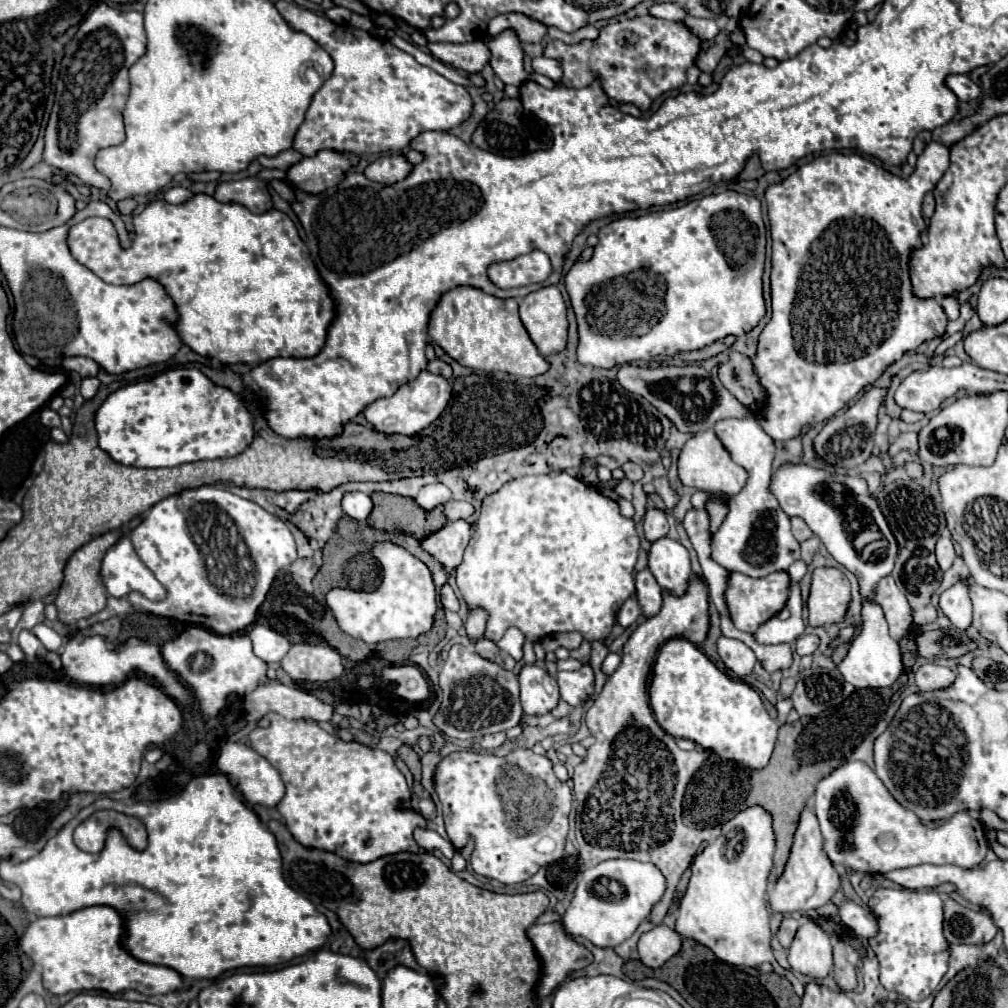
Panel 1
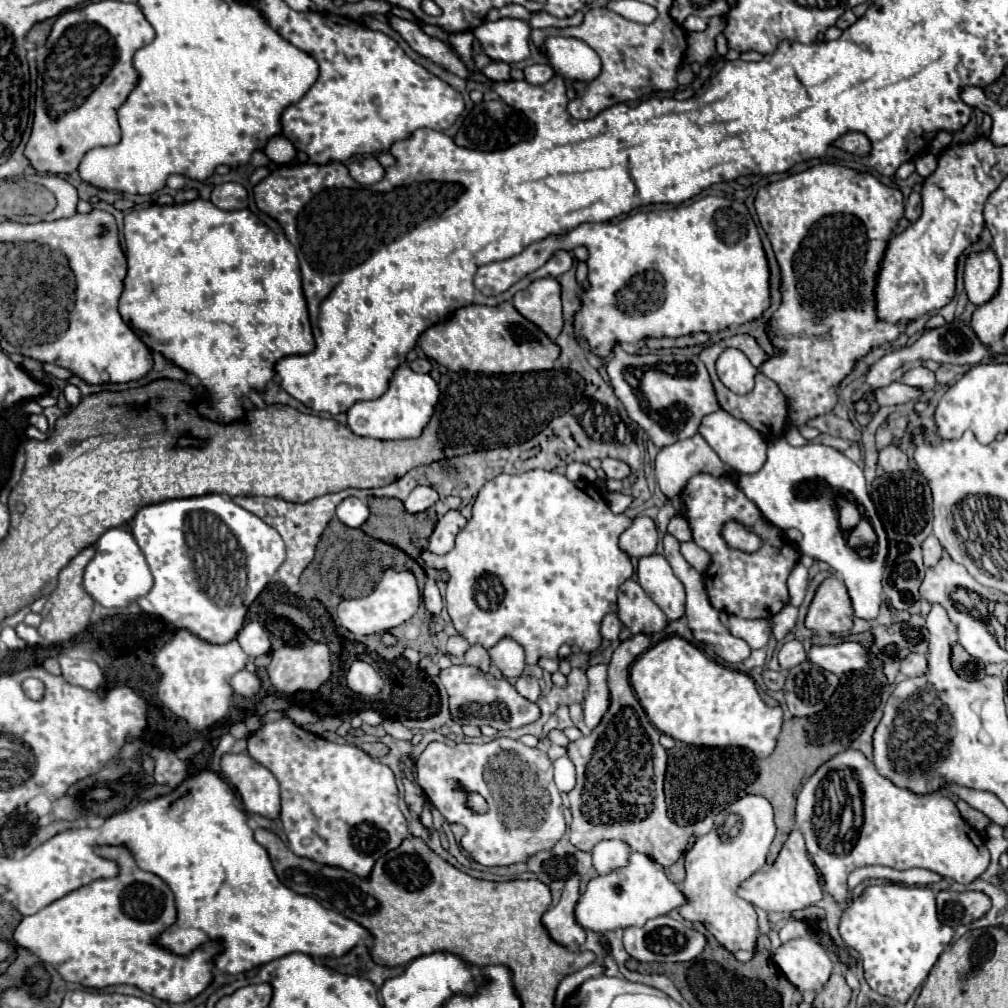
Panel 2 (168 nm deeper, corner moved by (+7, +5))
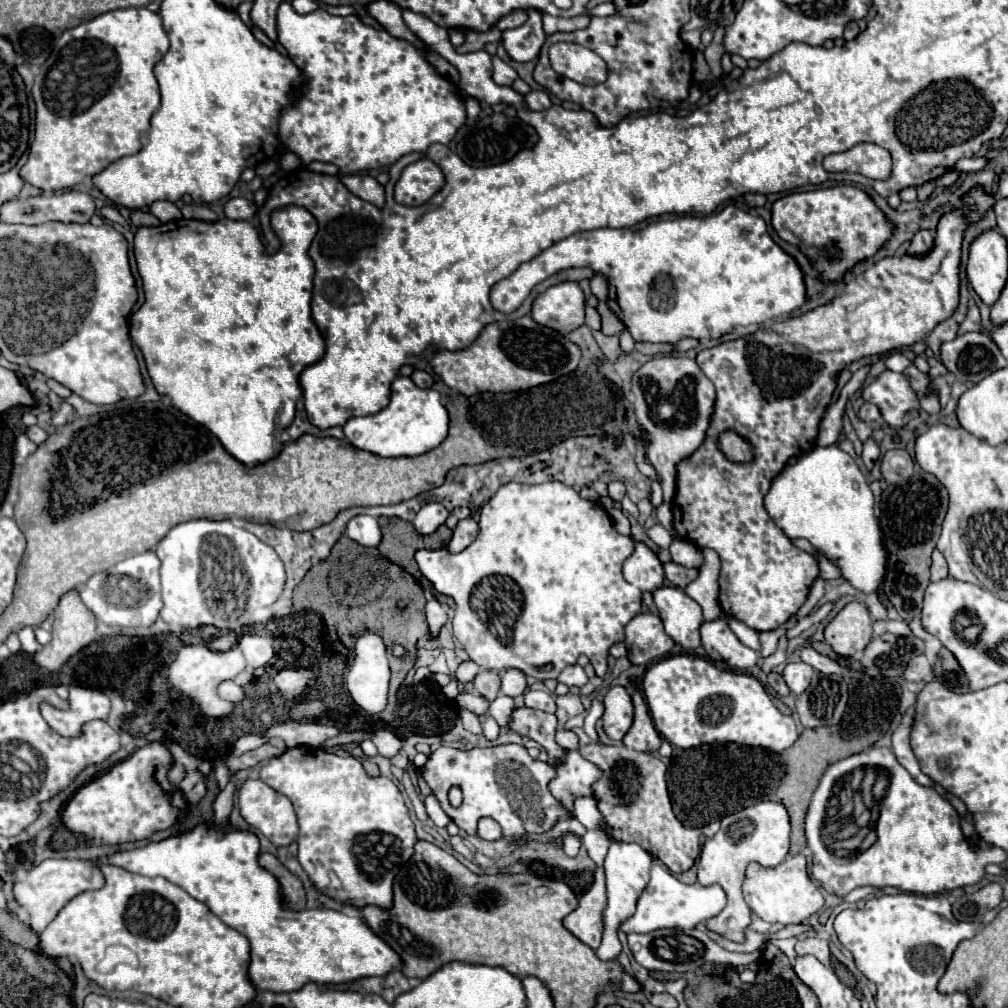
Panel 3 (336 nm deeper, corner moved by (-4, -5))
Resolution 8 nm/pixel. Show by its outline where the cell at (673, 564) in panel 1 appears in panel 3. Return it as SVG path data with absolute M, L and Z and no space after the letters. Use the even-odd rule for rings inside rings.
M661 586L653 592L665 632L683 648L695 650L701 646L699 628L703 624L701 608L681 588Z

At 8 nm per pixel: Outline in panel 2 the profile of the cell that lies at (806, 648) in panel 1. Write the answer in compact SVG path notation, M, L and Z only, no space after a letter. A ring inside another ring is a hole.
M790 638L788 642L782 644L782 650L778 652L778 662L780 662L782 668L790 670L790 668L802 664L804 660L806 660L806 650L804 650L804 646L802 646L800 640Z

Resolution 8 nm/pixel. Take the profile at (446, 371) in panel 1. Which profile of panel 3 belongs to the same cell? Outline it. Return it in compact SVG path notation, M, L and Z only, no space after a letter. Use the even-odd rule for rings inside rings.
M415 370L411 374L411 380L419 386L419 388L431 388L433 386L433 378L425 372L425 370Z

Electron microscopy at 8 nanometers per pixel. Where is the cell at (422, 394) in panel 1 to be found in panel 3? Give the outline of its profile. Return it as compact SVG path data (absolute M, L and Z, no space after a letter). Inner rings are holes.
M399 376L391 384L391 402L377 414L351 418L343 426L345 438L351 446L367 450L377 456L419 456L439 446L447 436L447 410L435 390L417 388L411 378Z

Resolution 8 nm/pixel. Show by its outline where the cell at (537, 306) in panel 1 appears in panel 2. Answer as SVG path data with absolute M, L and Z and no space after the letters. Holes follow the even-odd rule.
M554 278L534 280L526 290L514 296L516 310L536 324L548 338L556 340L562 332L562 304L560 304L560 284Z

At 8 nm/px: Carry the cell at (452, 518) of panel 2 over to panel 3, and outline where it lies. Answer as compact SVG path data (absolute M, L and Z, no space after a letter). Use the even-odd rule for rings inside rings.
M465 518L457 524L457 528L453 530L453 538L447 544L449 552L463 552L479 534L479 526L473 518Z

